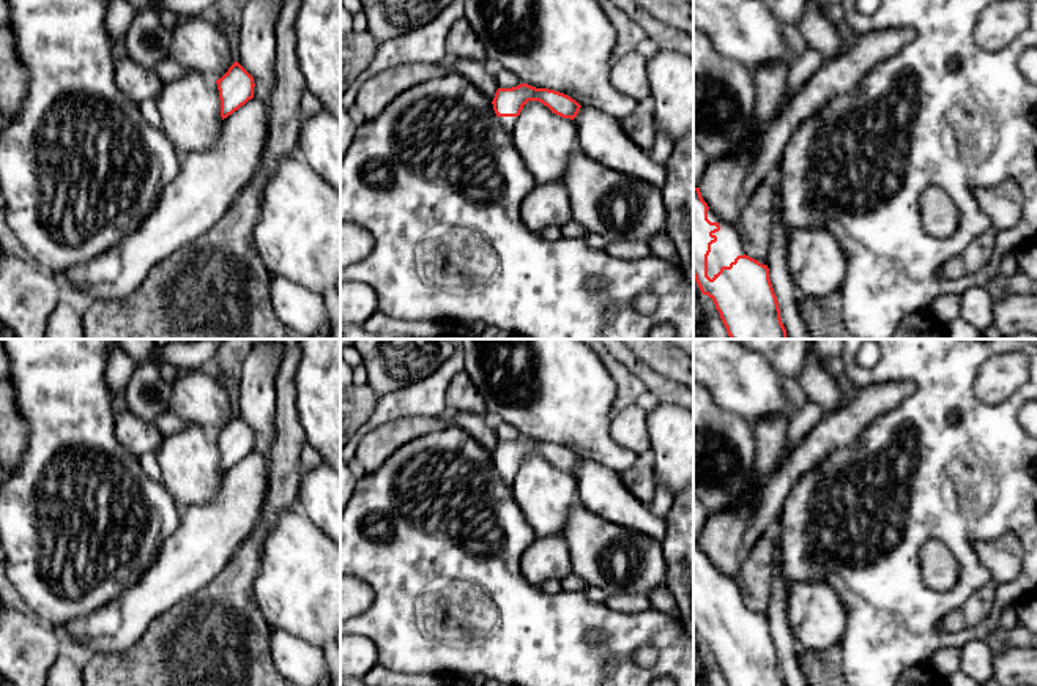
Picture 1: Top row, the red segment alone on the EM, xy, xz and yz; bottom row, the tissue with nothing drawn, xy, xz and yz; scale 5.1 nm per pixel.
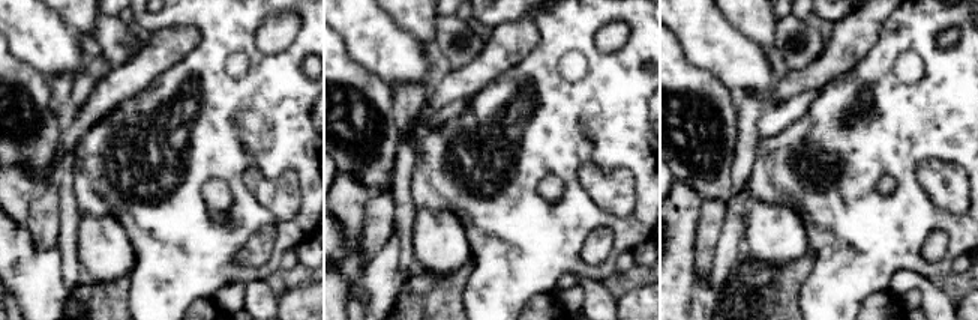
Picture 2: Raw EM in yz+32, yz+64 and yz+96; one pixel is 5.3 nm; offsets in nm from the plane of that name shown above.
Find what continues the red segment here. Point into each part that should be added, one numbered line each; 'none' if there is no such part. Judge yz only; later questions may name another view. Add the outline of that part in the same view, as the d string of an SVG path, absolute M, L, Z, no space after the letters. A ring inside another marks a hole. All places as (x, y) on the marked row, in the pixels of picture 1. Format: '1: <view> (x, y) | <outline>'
1: yz (727, 248) | M711 208L708 210L708 219L720 226L720 230L712 233L717 237L717 241L711 244L708 255L708 276L712 279L722 267L730 267L738 255L744 255L744 251L733 224L722 221Z

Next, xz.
1: xz (506, 123) | M498 117L501 128L507 132L512 132L517 117Z

